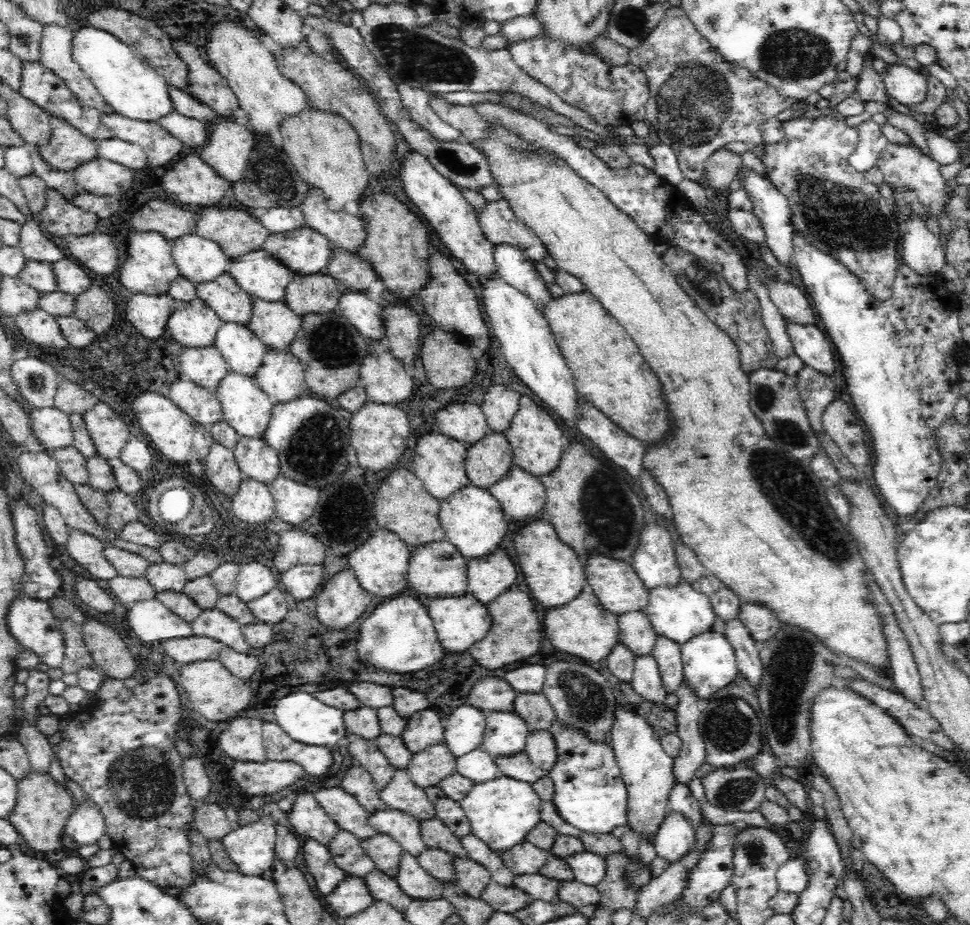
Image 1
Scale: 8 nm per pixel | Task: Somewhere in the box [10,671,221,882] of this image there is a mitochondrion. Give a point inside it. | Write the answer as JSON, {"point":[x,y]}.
{"point":[145,781]}

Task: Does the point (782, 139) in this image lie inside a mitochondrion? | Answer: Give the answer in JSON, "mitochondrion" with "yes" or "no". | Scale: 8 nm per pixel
{"mitochondrion":"no"}

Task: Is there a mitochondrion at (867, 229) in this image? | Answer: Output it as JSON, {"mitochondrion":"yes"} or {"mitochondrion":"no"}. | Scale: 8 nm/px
{"mitochondrion":"yes"}

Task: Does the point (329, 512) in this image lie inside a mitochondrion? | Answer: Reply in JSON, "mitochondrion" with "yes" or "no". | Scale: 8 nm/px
{"mitochondrion":"no"}

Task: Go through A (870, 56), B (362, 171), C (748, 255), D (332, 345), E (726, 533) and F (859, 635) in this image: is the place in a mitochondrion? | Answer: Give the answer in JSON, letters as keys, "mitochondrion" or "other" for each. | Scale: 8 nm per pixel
{"A":"other","B":"other","C":"other","D":"mitochondrion","E":"other","F":"other"}

